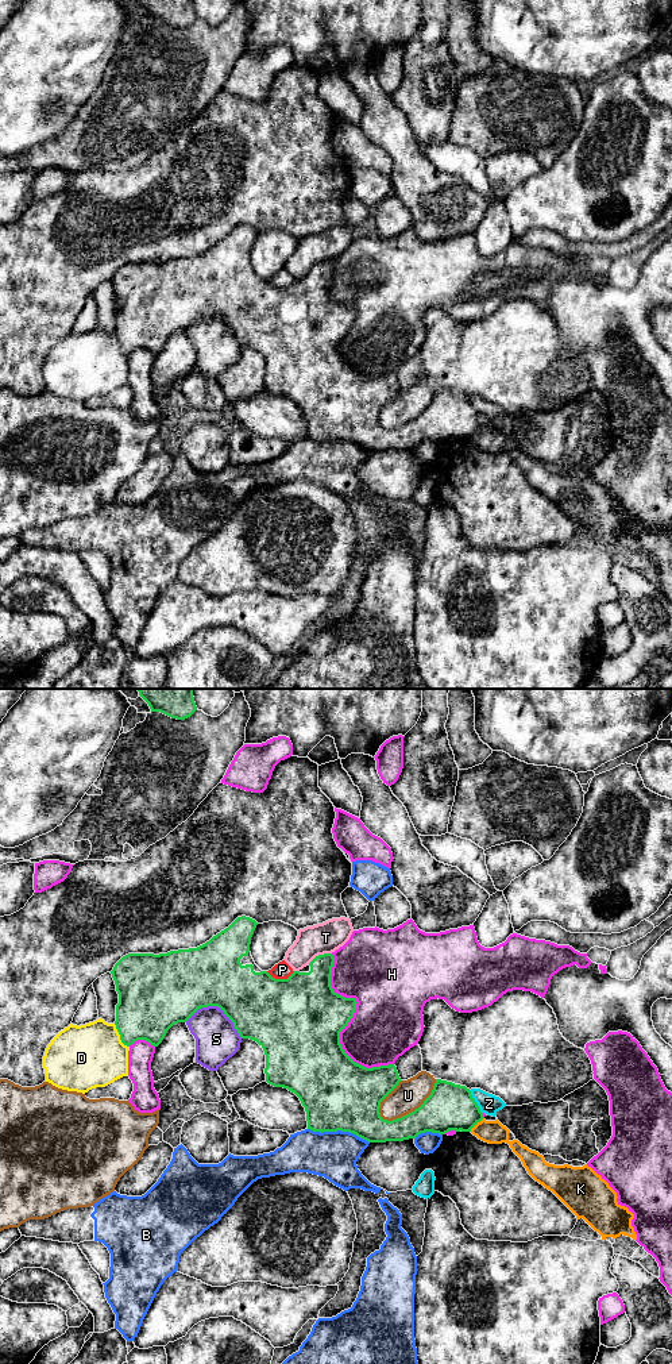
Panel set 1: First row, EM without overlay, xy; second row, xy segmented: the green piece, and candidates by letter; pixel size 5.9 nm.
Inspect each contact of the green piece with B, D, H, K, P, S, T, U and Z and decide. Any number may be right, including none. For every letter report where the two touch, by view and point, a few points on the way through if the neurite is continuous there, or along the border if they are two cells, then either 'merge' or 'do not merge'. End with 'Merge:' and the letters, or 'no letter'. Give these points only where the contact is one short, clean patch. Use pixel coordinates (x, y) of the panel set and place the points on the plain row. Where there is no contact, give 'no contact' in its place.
B: contact xy (339, 438); do not merge
D: contact xy (120, 345); do not merge
H: contact xy (348, 330); do not merge
K: contact xy (477, 431); border xy (483, 426), (470, 439); do not merge
P: contact xy (281, 288); do not merge
S: contact xy (217, 315); do not merge
T: contact xy (319, 264); do not merge
U: contact xy (412, 420); do not merge
Z: contact xy (475, 411); do not merge
Merge: no letter

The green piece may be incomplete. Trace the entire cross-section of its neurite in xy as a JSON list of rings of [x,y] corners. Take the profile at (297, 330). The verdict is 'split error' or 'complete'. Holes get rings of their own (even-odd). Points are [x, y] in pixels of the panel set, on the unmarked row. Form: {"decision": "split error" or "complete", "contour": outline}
{"decision": "split error", "contour": [[[242,224],[197,257],[123,265],[111,280],[119,303],[115,334],[121,351],[130,355],[138,348],[146,348],[158,355],[173,334],[186,331],[201,316],[217,315],[233,331],[242,347],[254,348],[263,357],[266,390],[274,396],[287,397],[300,406],[306,420],[308,438],[313,440],[349,440],[368,451],[403,450],[425,440],[471,440],[484,427],[470,397],[436,388],[430,404],[418,417],[393,429],[383,428],[379,421],[381,411],[398,394],[401,386],[394,373],[367,377],[344,361],[340,340],[354,325],[358,311],[333,300],[333,263],[316,265],[309,271],[309,281],[294,280],[287,288],[275,288],[267,280],[262,280],[251,265],[250,253],[256,234],[255,228]]]}

